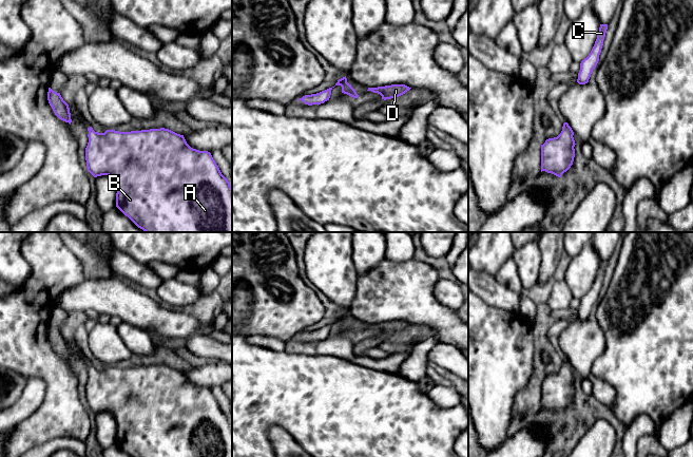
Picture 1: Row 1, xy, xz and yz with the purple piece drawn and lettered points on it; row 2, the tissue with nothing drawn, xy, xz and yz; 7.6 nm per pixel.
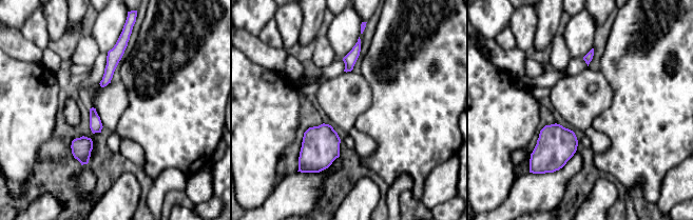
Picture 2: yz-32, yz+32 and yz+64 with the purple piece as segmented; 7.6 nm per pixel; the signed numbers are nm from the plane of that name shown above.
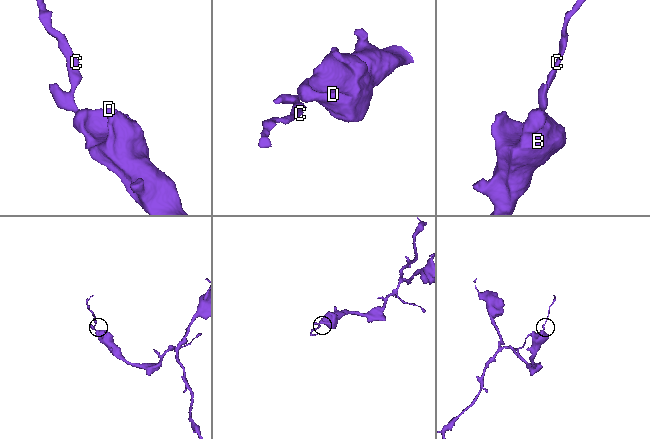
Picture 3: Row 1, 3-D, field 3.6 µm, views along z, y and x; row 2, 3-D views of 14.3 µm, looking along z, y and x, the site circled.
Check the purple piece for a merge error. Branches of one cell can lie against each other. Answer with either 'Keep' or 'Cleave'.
Keep

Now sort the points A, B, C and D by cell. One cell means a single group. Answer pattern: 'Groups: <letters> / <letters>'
Groups: A B C D

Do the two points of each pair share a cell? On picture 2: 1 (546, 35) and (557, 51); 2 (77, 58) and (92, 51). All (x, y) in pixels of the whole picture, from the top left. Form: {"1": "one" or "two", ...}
{"1": "two", "2": "one"}

